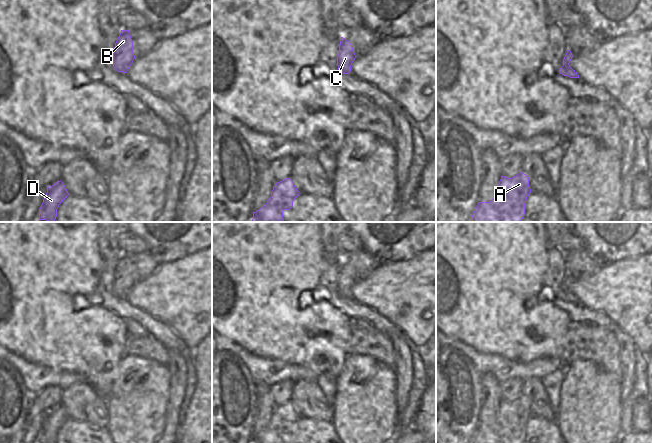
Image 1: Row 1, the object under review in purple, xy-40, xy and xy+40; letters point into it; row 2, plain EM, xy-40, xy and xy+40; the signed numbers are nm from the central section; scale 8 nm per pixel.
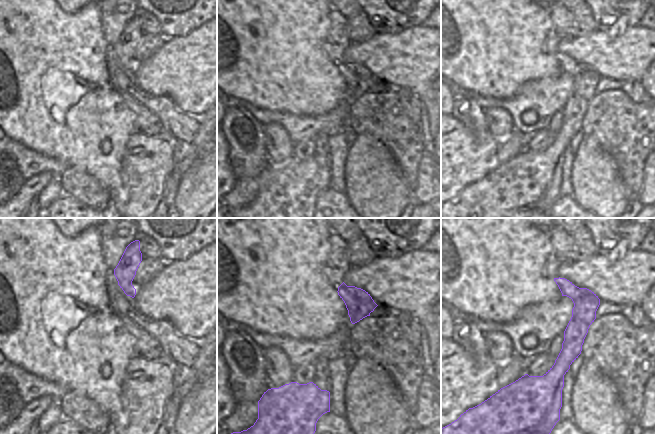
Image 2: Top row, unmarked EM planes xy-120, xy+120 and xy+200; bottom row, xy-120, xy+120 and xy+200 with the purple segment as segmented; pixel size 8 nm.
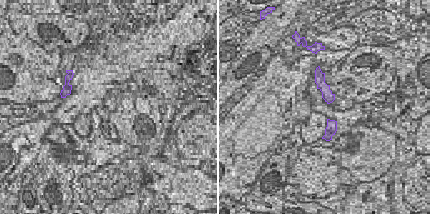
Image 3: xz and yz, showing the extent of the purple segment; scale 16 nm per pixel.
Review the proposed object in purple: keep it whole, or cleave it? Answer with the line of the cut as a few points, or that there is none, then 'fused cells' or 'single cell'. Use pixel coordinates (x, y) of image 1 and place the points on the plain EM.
cut none; single cell

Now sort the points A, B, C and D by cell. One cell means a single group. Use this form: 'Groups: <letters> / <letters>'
Groups: A B C D

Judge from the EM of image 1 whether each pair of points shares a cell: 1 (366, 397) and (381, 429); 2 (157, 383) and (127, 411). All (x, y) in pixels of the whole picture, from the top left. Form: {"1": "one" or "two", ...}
{"1": "one", "2": "one"}

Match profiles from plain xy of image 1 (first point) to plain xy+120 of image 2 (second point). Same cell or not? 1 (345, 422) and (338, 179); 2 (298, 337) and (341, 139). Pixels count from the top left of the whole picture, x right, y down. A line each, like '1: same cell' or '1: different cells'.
1: different cells
2: different cells

